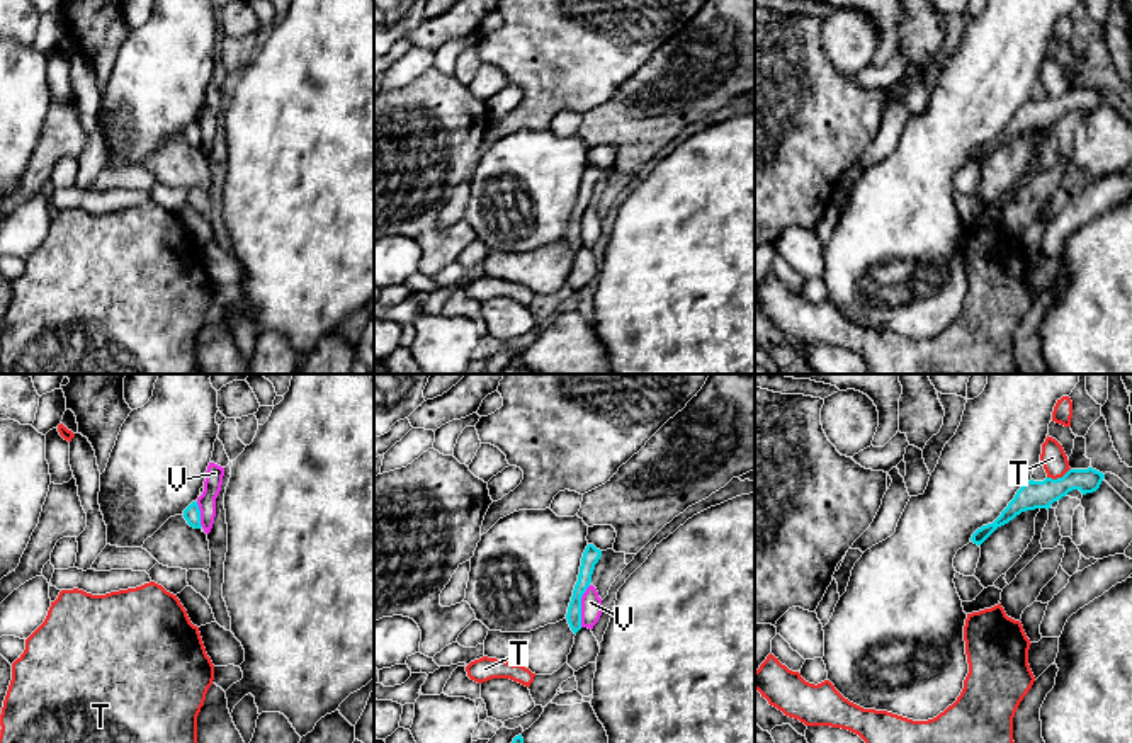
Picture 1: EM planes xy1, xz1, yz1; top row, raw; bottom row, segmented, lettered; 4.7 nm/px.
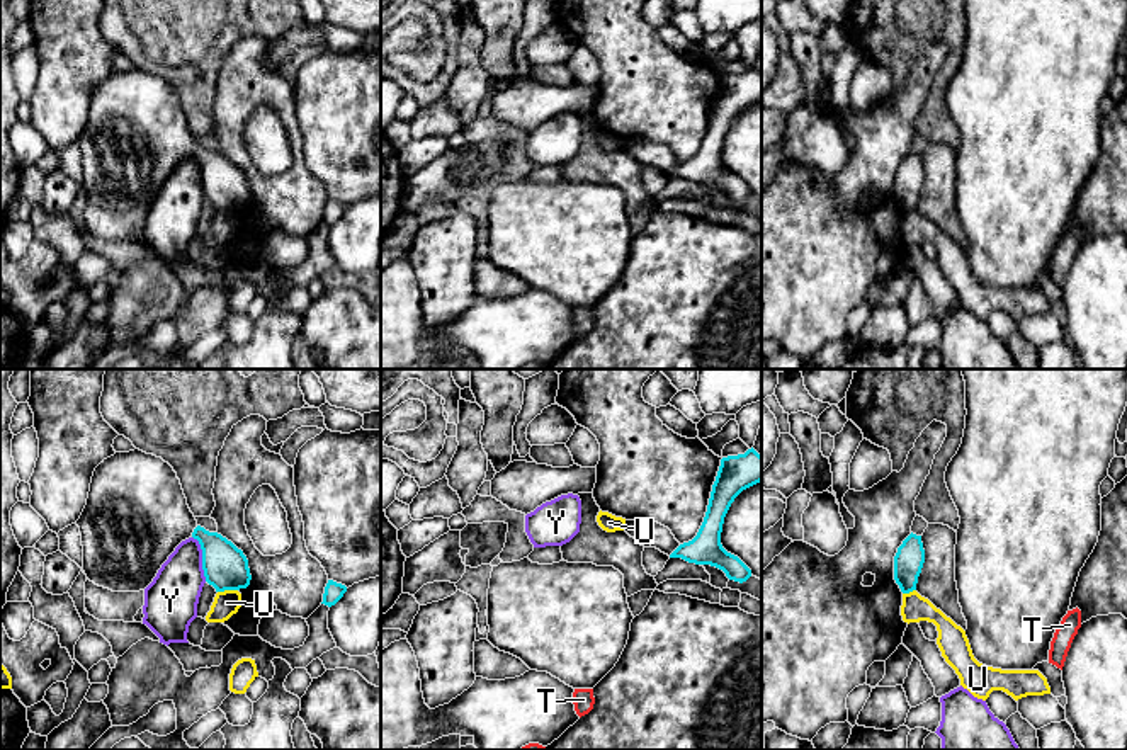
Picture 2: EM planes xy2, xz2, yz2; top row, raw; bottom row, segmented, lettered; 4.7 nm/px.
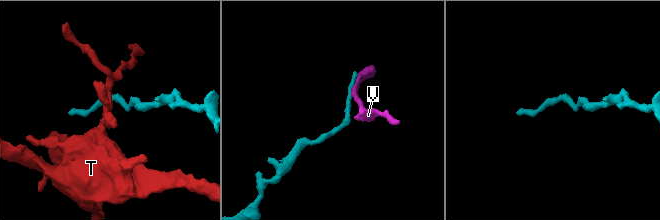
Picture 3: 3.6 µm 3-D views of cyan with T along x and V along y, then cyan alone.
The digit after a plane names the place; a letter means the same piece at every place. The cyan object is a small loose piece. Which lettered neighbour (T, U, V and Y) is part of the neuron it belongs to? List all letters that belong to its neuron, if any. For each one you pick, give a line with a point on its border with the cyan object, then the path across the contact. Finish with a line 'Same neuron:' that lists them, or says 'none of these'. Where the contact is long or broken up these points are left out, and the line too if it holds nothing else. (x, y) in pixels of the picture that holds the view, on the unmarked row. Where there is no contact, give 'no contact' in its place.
Same neuron: none of these

